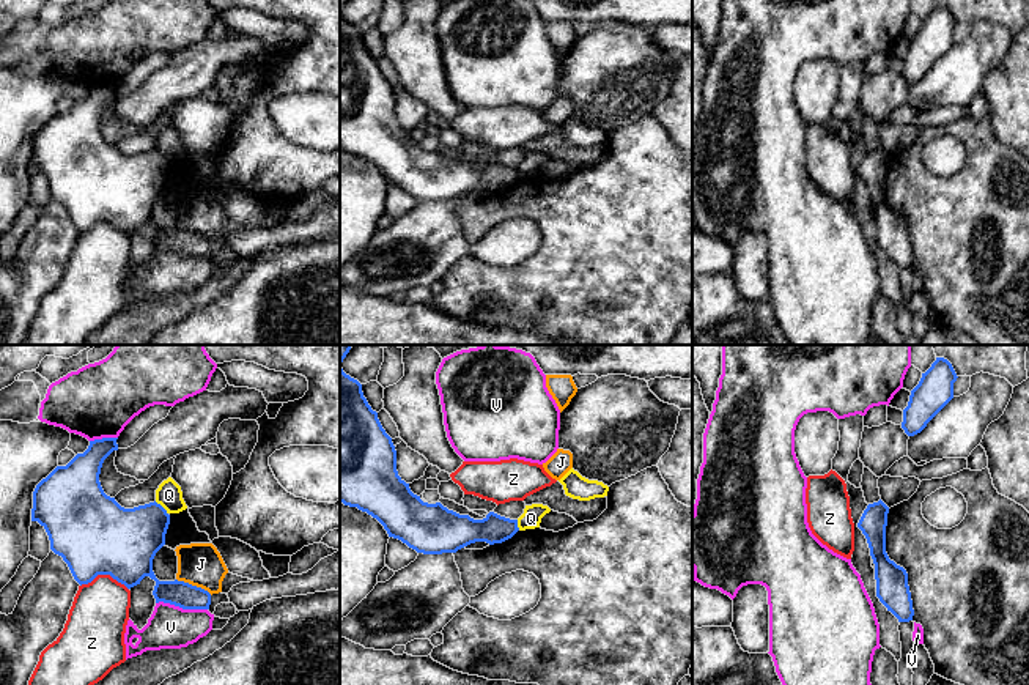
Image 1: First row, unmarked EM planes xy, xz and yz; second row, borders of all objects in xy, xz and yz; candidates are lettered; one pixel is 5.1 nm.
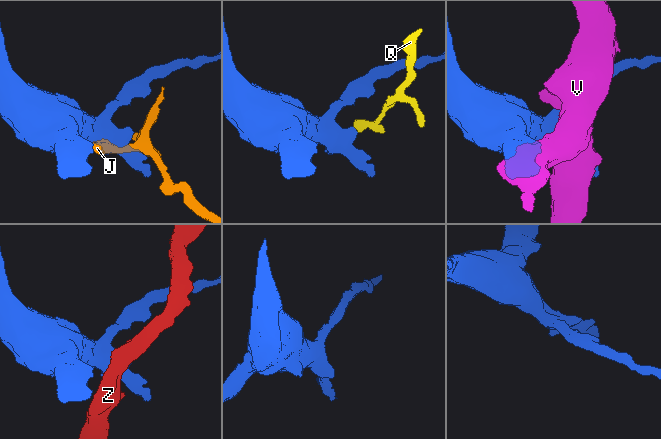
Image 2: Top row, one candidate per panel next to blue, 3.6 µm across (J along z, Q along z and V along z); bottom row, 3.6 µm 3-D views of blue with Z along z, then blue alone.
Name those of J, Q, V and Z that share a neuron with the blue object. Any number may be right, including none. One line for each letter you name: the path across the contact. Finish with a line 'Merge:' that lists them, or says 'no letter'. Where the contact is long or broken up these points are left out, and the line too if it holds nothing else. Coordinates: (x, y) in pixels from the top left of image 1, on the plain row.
Merge: no letter

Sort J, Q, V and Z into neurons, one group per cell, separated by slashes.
J / Q / V / Z

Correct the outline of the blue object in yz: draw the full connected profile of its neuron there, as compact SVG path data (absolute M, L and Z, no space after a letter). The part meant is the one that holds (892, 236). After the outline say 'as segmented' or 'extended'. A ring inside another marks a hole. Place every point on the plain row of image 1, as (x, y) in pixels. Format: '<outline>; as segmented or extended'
M880 146L869 151L858 175L867 186L875 211L876 244L898 269L913 268L914 257L908 233L908 220L889 206L886 200L886 173L889 154Z; as segmented

